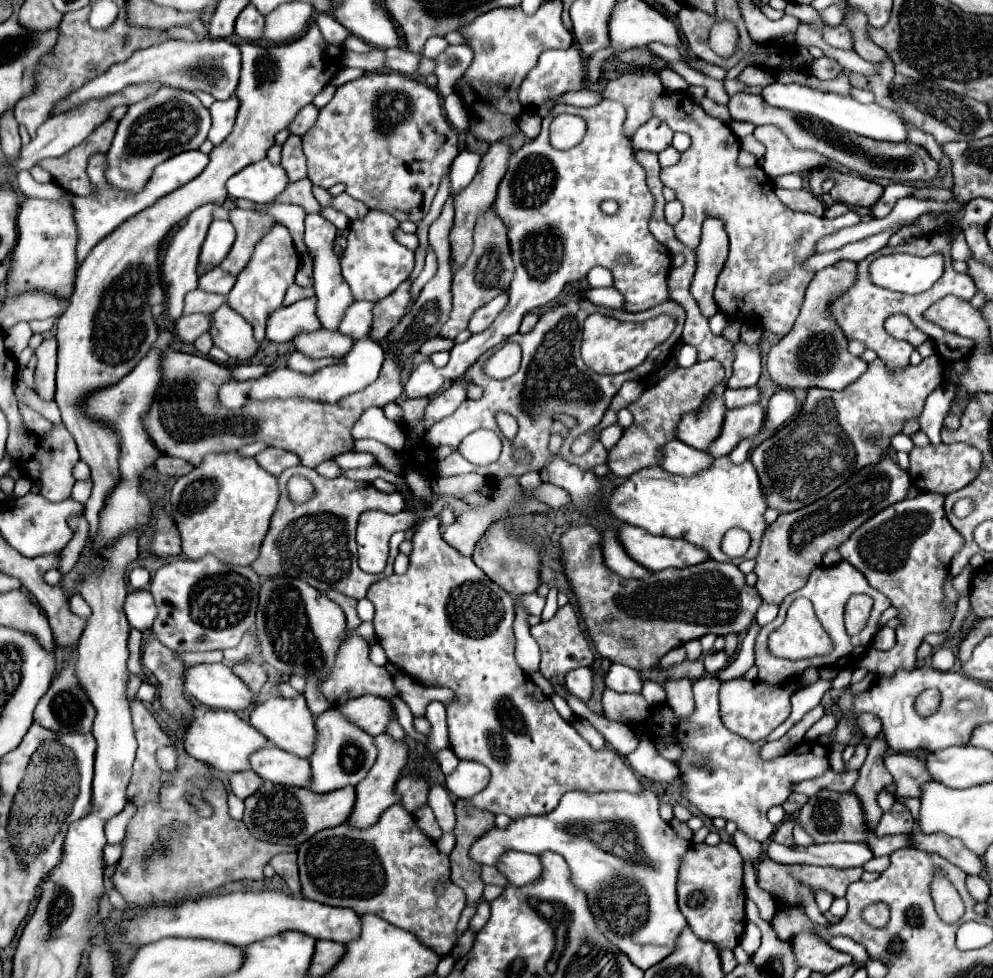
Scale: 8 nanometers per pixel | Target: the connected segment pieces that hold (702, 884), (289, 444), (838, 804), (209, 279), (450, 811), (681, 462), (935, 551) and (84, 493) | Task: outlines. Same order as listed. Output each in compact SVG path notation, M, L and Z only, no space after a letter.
M720 842L716 846L692 844L682 858L678 874L678 906L688 926L702 940L714 942L720 950L734 950L744 926L746 892L742 886L742 856L730 842Z
M392 350L386 352L378 380L362 392L340 400L338 404L290 398L248 402L240 410L222 410L216 406L216 392L230 378L228 366L198 354L166 352L162 358L162 372L164 382L144 424L162 454L182 458L194 466L198 466L210 452L230 452L242 448L244 444L266 442L268 446L296 452L304 466L316 468L320 462L352 450L354 438L350 430L366 408L382 408L388 402L396 402L404 390L400 382L398 358Z
M820 790L816 796L810 798L810 802L800 810L798 820L804 824L804 828L812 834L812 838L816 840L816 844L824 844L824 842L862 842L868 844L872 848L874 856L890 856L892 852L900 850L900 848L908 848L910 846L910 836L906 834L896 834L896 836L876 836L874 830L868 828L866 820L864 820L864 812L860 808L860 800L856 798L856 794L852 792L828 792L828 790Z
M214 268L204 276L200 276L198 288L206 292L216 292L216 294L228 294L234 282L236 282L236 276L232 276L230 272L224 272L222 268Z
M434 784L430 788L430 796L428 796L428 806L434 810L438 824L442 826L444 832L450 832L456 824L456 814L454 814L454 800L450 798L450 792L440 786Z
M672 440L666 444L664 448L664 470L676 476L696 476L700 472L704 472L706 468L710 468L714 462L712 456L708 456L708 452L690 448L688 444L680 442L680 440Z
M922 492L878 512L838 548L842 560L858 568L868 582L886 594L892 606L898 608L900 626L896 630L894 648L888 652L870 648L860 662L862 668L874 672L876 676L892 676L896 670L914 670L916 650L922 638L934 630L946 630L950 626L954 608L942 608L942 586L948 576L950 560L960 546L962 538L944 514L944 496Z
M82 480L82 482L76 482L74 488L72 488L72 498L80 504L84 504L88 498L90 498L90 492L92 492L92 480Z

